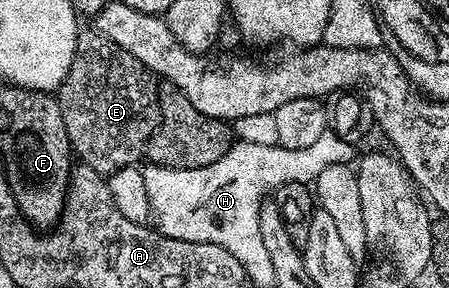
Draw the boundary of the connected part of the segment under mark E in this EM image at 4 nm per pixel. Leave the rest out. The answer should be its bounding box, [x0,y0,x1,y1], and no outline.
[55,29,160,177]

